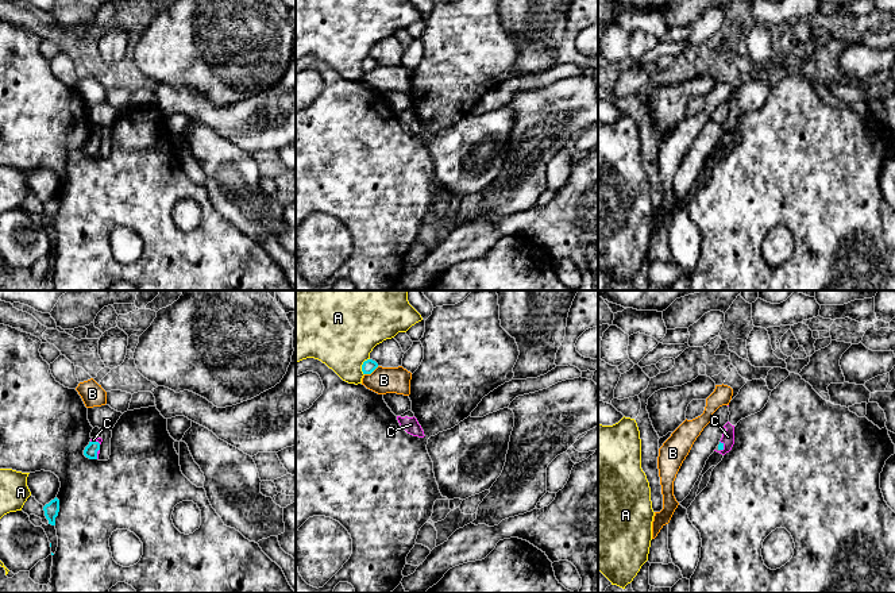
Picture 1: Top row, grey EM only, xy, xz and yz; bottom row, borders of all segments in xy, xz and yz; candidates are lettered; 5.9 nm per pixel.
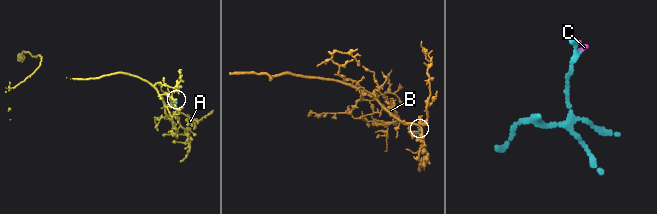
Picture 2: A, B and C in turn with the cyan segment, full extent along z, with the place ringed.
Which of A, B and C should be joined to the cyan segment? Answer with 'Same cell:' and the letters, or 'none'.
Same cell: C

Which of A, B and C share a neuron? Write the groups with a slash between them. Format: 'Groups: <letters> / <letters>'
Groups: A / B / C

